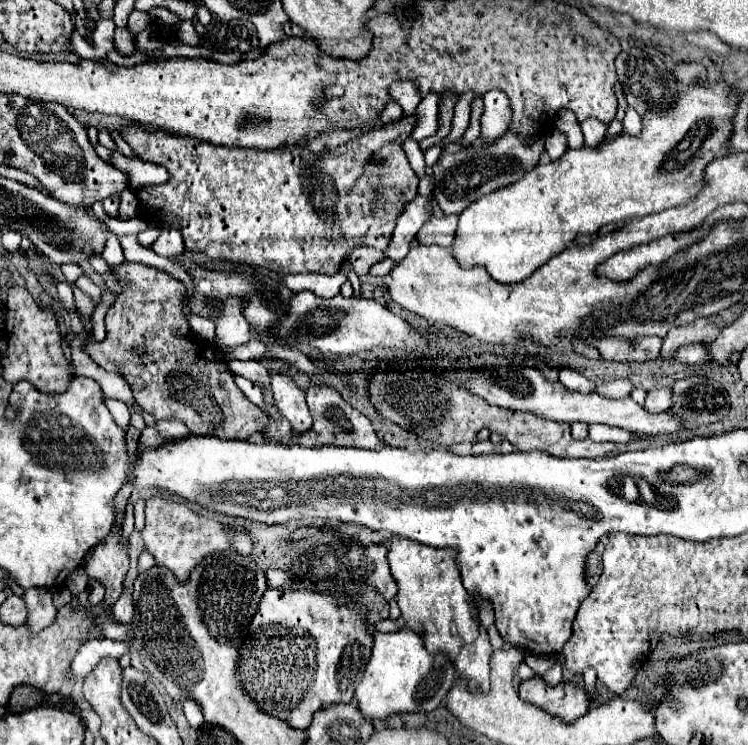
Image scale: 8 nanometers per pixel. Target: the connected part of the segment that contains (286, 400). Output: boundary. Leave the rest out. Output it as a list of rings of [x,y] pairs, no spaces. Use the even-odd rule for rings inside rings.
[[[267,366],[267,372],[271,378],[277,408],[281,410],[281,414],[291,422],[291,426],[297,432],[307,432],[311,428],[313,420],[311,420],[303,390],[285,372],[271,368],[271,366]]]

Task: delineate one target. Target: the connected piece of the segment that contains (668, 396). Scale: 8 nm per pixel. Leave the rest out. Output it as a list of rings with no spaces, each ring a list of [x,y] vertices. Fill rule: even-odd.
[[[657,388],[657,390],[651,390],[647,394],[645,408],[649,412],[665,412],[671,406],[673,406],[673,392],[671,392],[671,388]]]

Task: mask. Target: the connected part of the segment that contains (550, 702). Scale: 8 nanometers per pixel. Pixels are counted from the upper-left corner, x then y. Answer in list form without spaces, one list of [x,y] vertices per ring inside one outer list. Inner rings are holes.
[[[531,678],[521,684],[519,696],[555,716],[583,716],[591,704],[585,690],[571,680],[549,686],[543,678]]]

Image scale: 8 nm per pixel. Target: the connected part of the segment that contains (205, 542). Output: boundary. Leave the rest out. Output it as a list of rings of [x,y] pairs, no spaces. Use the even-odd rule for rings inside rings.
[[[153,496],[145,504],[145,548],[155,556],[159,566],[167,566],[177,580],[187,580],[191,570],[211,552],[231,548],[229,536],[223,532],[223,524],[189,510],[185,504],[175,504],[171,500]]]

